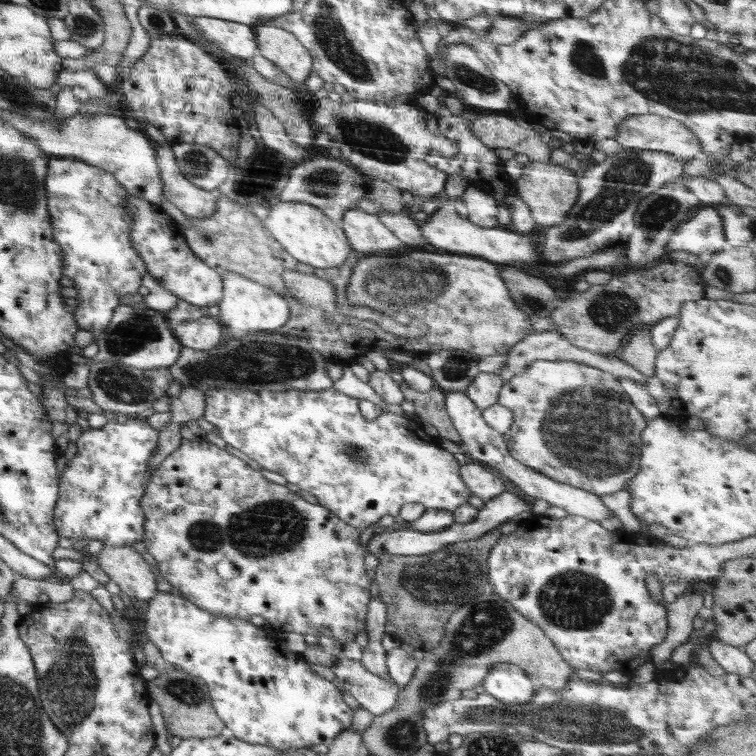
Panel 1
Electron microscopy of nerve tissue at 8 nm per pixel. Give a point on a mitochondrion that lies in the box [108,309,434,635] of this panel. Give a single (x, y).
(274, 527)

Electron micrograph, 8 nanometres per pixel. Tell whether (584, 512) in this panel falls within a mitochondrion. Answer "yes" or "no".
no

